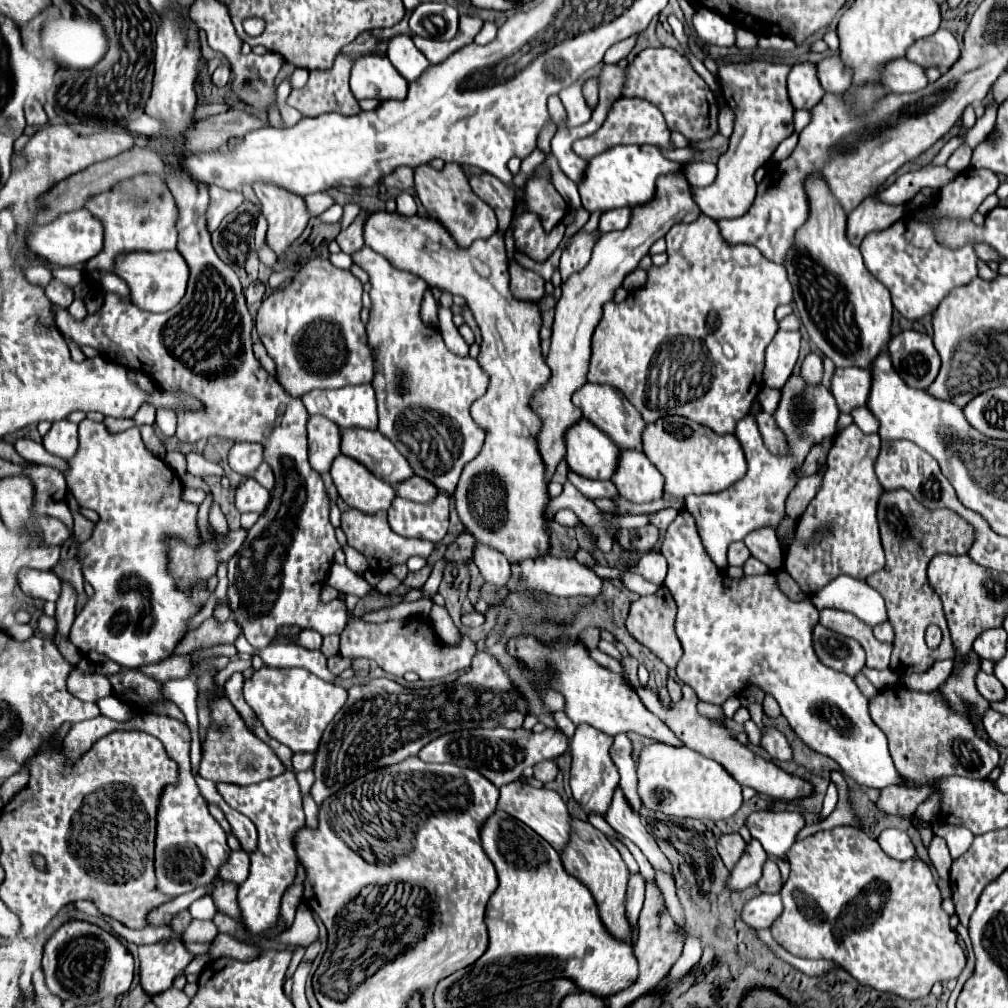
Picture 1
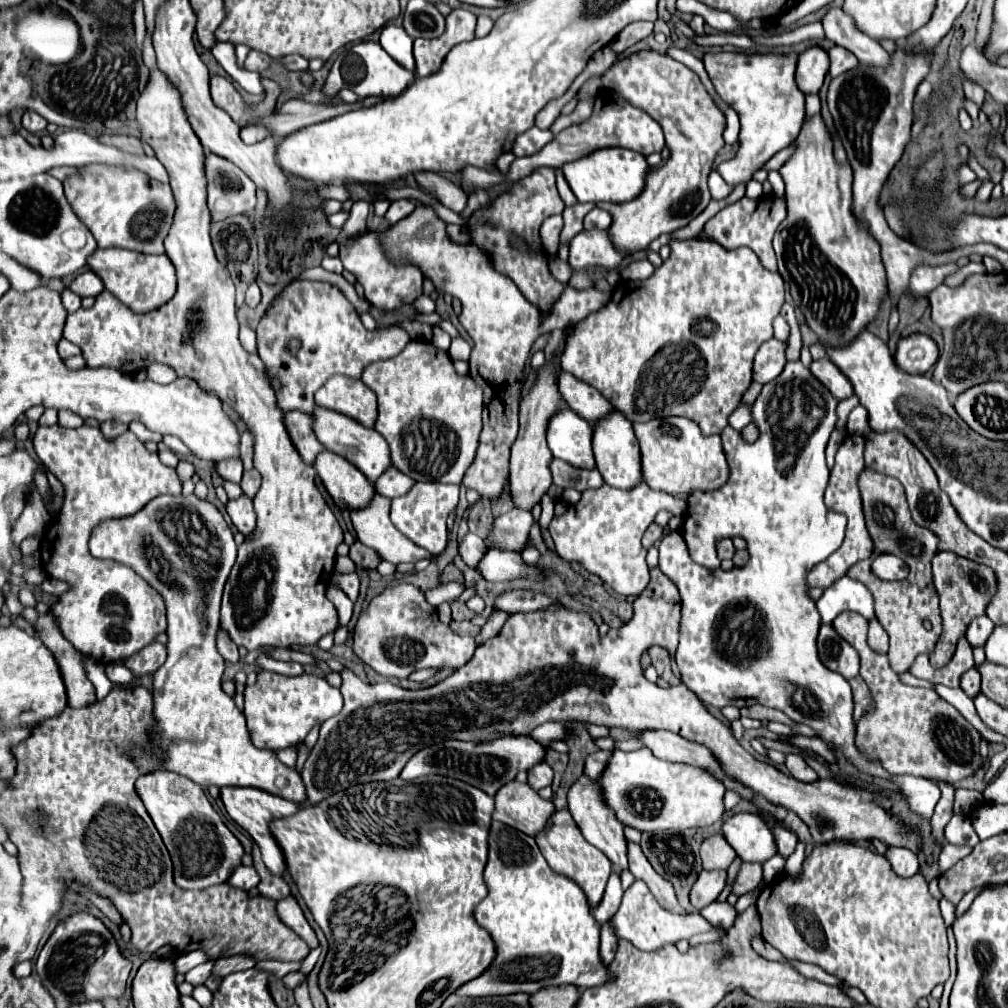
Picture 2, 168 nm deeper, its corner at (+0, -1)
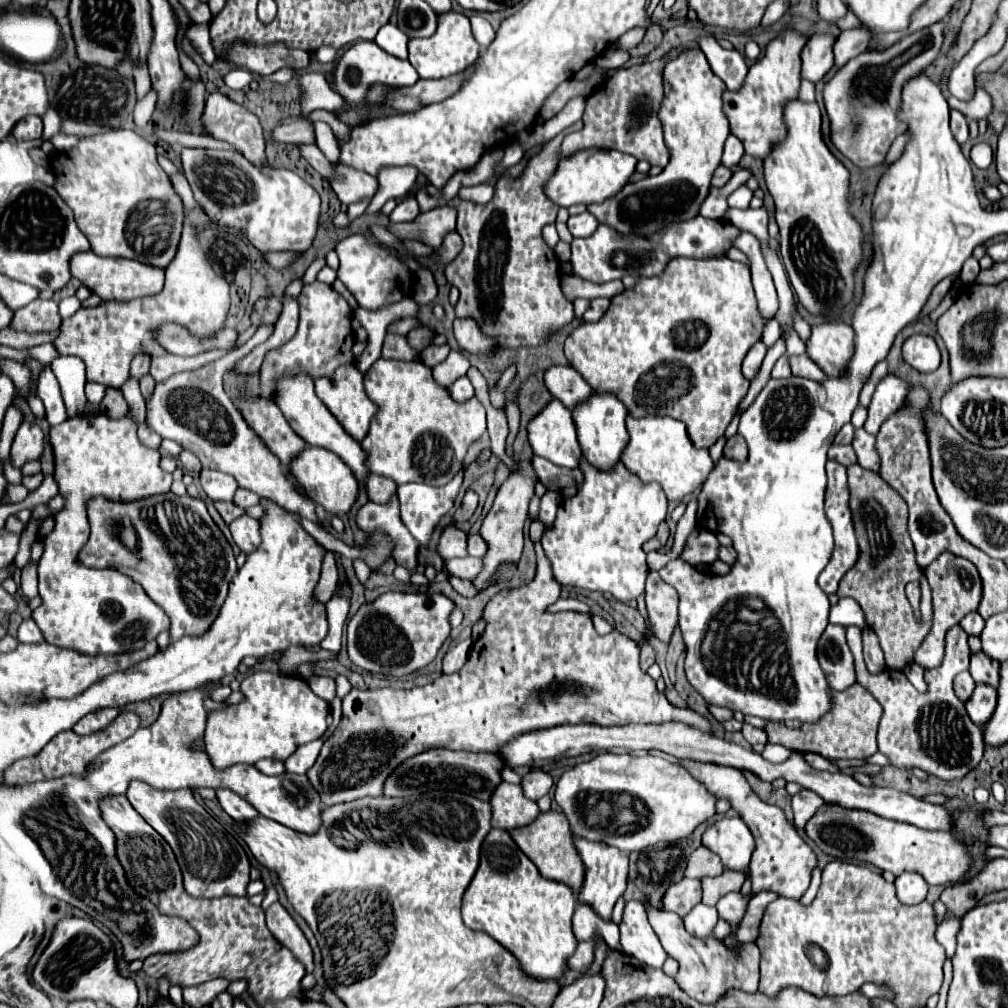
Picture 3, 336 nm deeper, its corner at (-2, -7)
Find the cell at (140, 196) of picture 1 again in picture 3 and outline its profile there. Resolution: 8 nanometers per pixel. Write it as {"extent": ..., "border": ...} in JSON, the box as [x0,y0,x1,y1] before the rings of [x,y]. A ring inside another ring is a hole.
{"extent":[49,129,183,269],"border":[[[131,129],[105,131],[91,137],[81,137],[75,147],[65,153],[53,153],[49,157],[49,167],[55,175],[53,189],[75,213],[75,221],[81,233],[89,239],[91,251],[97,255],[125,257],[139,263],[165,269],[173,261],[183,227],[183,203],[175,193],[169,175],[157,163],[155,145],[145,141]]]}

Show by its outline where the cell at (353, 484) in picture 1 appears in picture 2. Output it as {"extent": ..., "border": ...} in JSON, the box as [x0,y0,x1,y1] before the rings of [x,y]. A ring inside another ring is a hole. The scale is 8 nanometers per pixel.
{"extent":[313,451,375,509],"border":[[[323,451],[313,465],[339,509],[361,509],[375,497],[375,485],[347,459]]]}

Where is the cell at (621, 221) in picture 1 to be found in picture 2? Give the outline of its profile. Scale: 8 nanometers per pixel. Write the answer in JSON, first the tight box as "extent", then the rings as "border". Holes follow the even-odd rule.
{"extent":[585,209,611,229],"border":[[[593,209],[587,217],[585,217],[585,229],[609,229],[611,227],[611,215],[603,209]]]}

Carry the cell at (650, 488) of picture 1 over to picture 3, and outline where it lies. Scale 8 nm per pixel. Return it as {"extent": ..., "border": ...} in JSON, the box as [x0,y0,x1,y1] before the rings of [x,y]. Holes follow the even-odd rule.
{"extent":[573,391,629,469],"border":[[[593,391],[589,395],[589,399],[575,405],[573,421],[577,423],[579,445],[583,449],[583,455],[597,469],[609,469],[619,461],[621,451],[625,449],[625,443],[629,441],[629,433],[627,433],[627,427],[625,427],[625,417],[627,417],[627,409],[613,393],[595,393]]]}

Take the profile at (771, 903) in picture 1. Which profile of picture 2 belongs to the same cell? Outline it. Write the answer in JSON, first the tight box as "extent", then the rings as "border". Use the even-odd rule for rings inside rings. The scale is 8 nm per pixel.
{"extent":[701,901,741,929],"border":[[[713,901],[713,903],[709,903],[705,909],[701,909],[701,915],[703,915],[705,919],[709,919],[713,925],[721,925],[721,927],[729,929],[741,913],[739,913],[739,911],[735,909],[735,905],[731,905],[731,903]]]}

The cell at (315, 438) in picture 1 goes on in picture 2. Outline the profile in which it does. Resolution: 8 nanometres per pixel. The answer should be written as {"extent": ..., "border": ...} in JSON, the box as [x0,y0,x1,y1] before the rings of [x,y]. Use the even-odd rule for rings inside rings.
{"extent":[285,411,325,465],"border":[[[287,411],[285,413],[285,427],[291,435],[291,441],[295,443],[299,455],[307,465],[313,465],[317,455],[325,449],[319,439],[315,439],[313,431],[313,415],[301,413],[301,411]]]}

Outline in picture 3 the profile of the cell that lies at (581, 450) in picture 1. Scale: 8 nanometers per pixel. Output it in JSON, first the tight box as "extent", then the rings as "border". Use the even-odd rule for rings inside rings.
{"extent":[527,399,581,467],"border":[[[551,399],[527,425],[529,445],[535,455],[553,461],[559,467],[577,467],[581,447],[577,443],[571,411],[561,401]]]}

